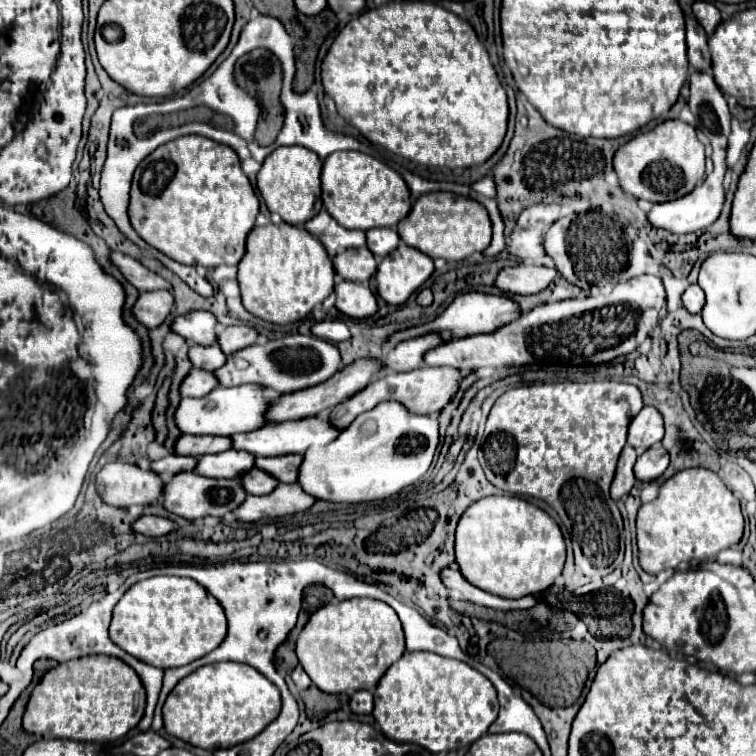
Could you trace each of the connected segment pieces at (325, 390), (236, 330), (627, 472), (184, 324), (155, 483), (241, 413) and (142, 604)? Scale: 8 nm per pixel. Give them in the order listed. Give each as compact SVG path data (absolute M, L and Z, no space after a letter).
M359 359L353 365L335 373L335 377L329 377L329 381L325 381L323 385L313 385L311 389L301 389L299 393L287 393L287 395L281 395L281 397L273 399L271 409L267 411L267 417L269 417L269 421L281 423L281 421L293 421L293 419L303 419L303 417L313 417L313 415L327 413L337 403L349 399L359 389L363 389L369 383L371 375L379 373L379 369L381 369L381 365L379 365L377 359Z
M233 325L233 327L225 327L219 331L219 349L223 349L223 353L233 353L239 351L247 345L253 345L257 339L257 331L253 331L247 325Z
M625 445L617 463L617 473L611 483L611 499L621 501L633 487L635 475L633 475L633 465L637 459L637 451L631 445Z
M195 311L195 313L185 313L175 317L171 321L171 331L197 345L213 345L217 341L215 325L217 319L211 313Z
M119 461L107 463L95 475L95 487L103 503L111 507L151 505L161 497L161 479L153 471Z
M239 385L239 387L215 387L207 397L201 399L181 399L175 409L175 425L181 433L191 435L235 435L245 431L255 431L263 427L265 411L269 407L269 399L263 395L263 387L259 385Z
M151 577L135 583L115 605L109 625L111 641L139 661L169 669L187 665L225 639L227 619L217 603L197 581L185 577Z

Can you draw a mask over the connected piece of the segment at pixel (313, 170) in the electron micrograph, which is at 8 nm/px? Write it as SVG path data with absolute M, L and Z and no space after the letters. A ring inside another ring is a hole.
M303 147L275 149L257 173L257 189L269 209L289 225L303 225L321 211L321 159Z

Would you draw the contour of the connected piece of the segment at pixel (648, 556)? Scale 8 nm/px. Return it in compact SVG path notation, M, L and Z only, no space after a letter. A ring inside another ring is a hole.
M685 469L675 473L659 487L657 499L643 503L637 513L637 547L639 547L639 565L647 573L659 573L663 569L676 570L679 563L687 563L693 559L713 557L719 551L739 543L743 535L743 515L739 509L739 501L725 487L725 483L709 469Z

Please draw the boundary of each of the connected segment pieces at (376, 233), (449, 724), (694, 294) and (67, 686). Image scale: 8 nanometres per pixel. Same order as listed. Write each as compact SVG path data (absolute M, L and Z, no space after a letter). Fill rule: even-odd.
M371 229L367 231L367 247L375 257L385 257L399 245L399 235L395 229Z
M405 651L379 679L373 697L373 717L391 741L415 743L433 755L469 747L487 733L499 711L497 691L487 677L463 661L431 651Z
M689 285L683 293L683 305L689 313L701 313L703 309L703 289L699 285Z
M87 655L49 669L35 685L23 729L43 739L75 739L109 743L127 735L143 717L145 689L135 671L121 659L109 655Z

